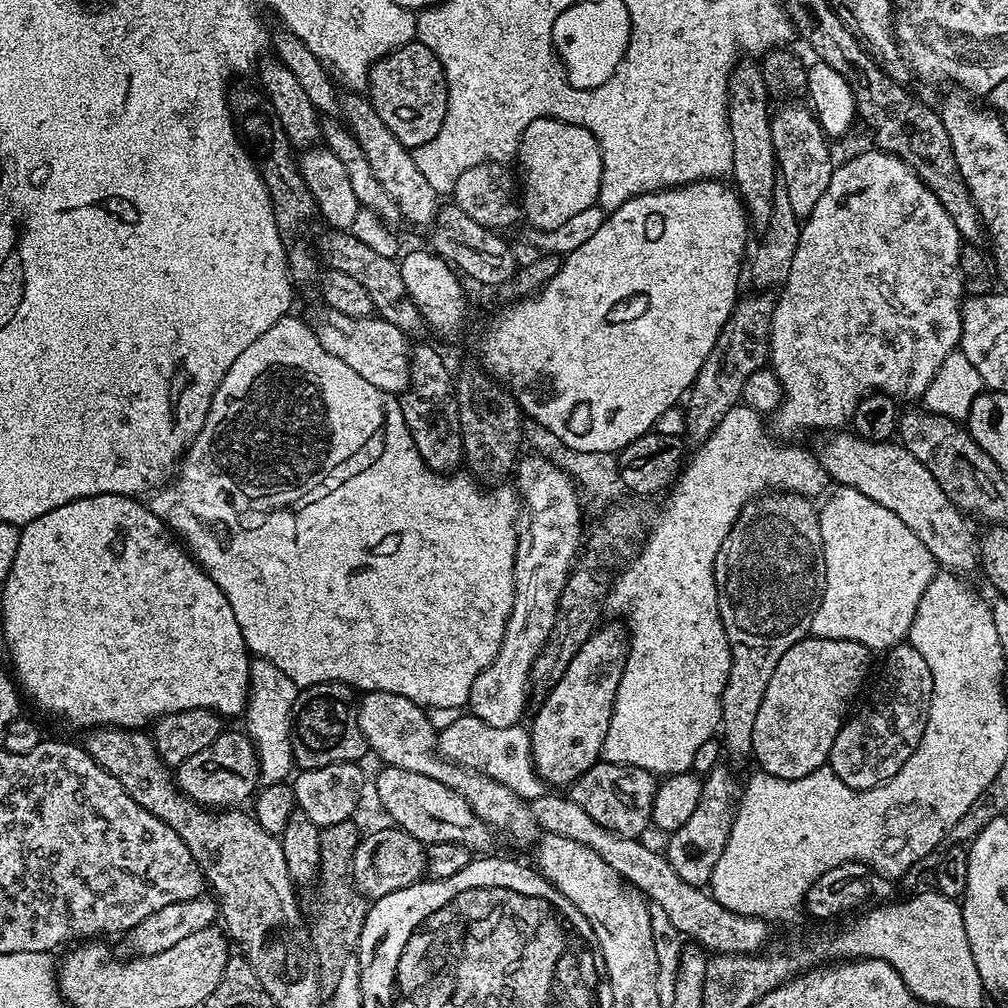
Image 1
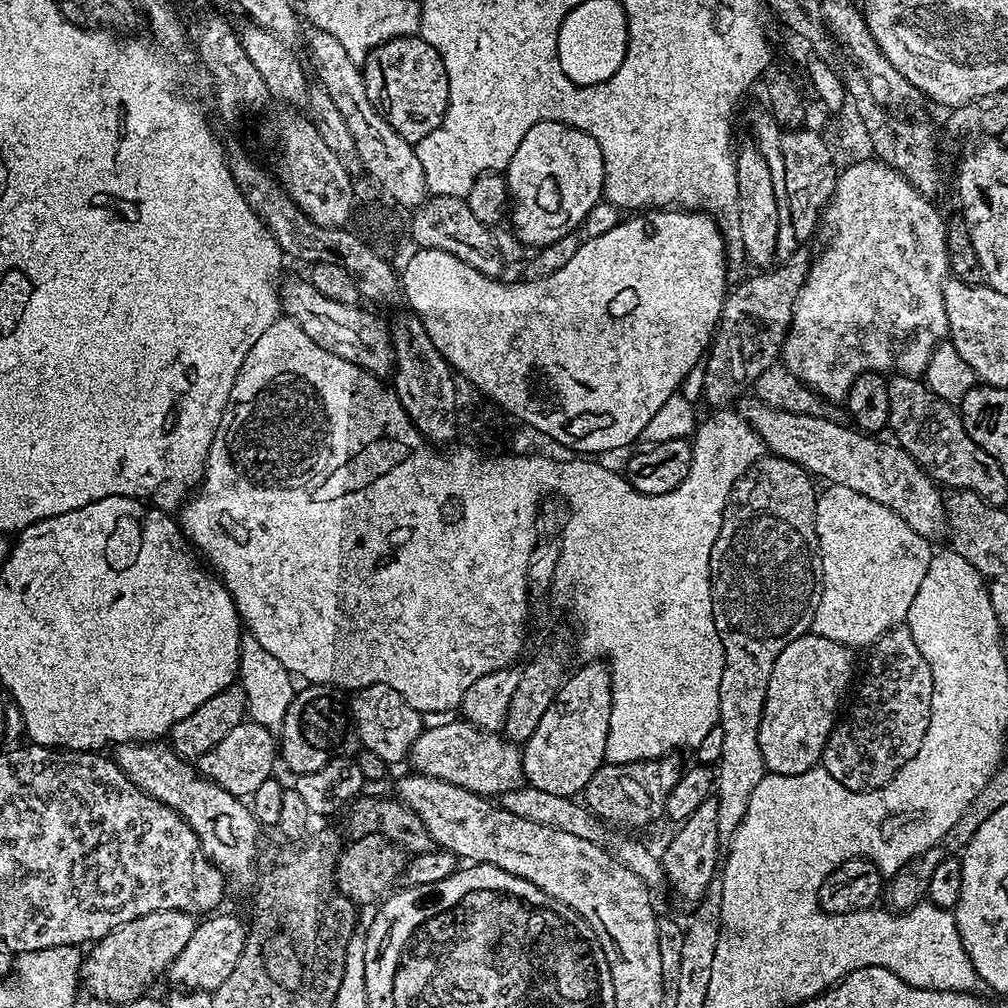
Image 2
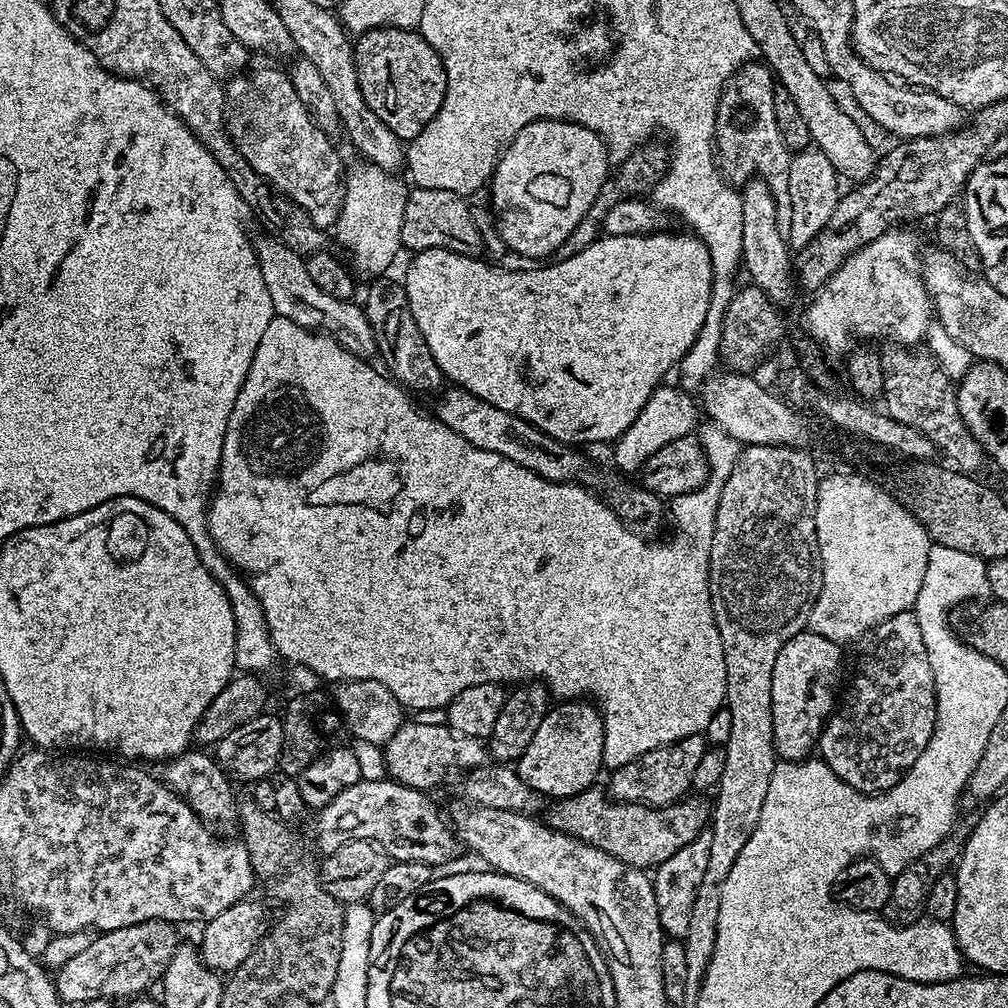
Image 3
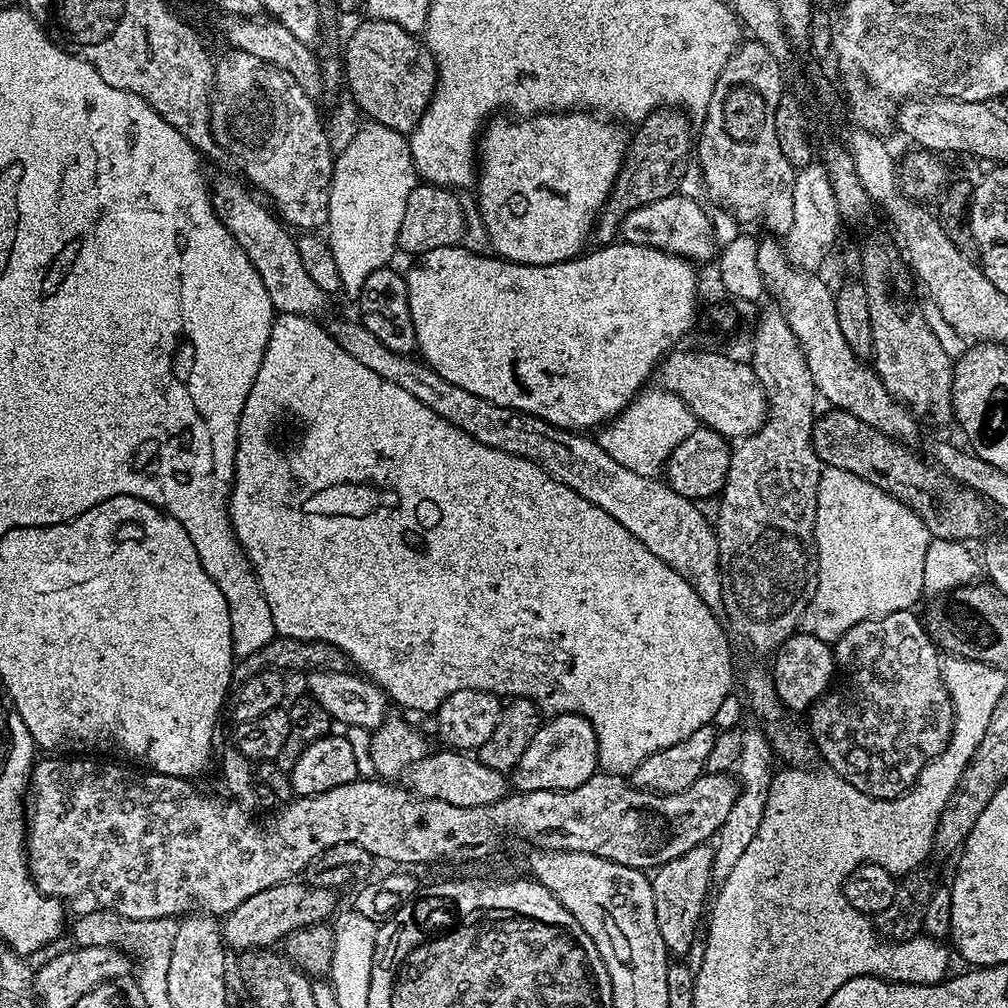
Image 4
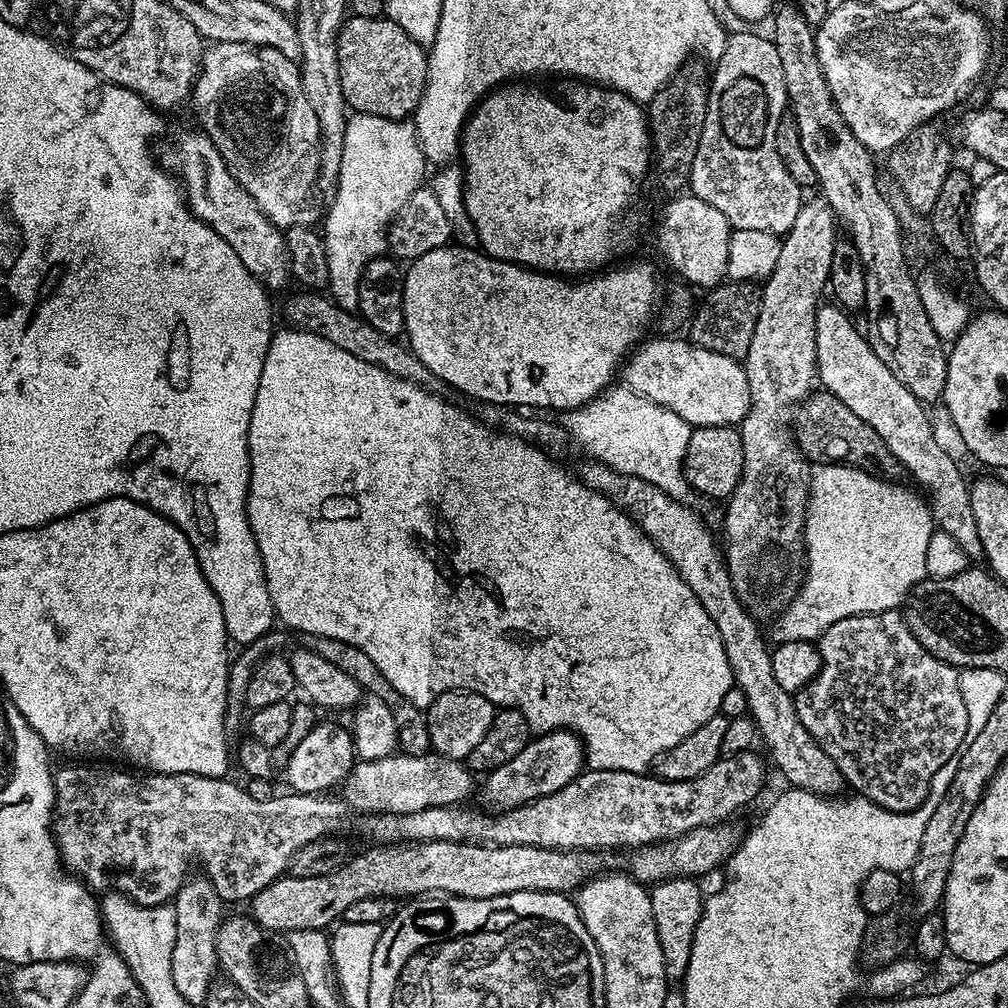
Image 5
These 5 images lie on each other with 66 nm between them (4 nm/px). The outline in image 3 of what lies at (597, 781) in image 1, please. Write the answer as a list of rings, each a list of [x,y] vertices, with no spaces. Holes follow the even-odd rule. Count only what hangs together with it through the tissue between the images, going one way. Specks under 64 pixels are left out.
[[[697,734],[666,746],[658,746],[654,750],[646,750],[646,754],[626,762],[626,766],[611,773],[612,781],[606,784],[607,791],[611,799],[625,804],[648,804],[651,808],[675,804],[692,788],[694,770],[698,770],[698,762],[702,762],[702,754],[706,754],[709,747],[703,735]]]

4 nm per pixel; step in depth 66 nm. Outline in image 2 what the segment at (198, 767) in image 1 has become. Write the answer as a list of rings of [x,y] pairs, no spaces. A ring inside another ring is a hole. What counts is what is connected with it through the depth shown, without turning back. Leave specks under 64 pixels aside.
[[[245,722],[234,726],[214,750],[206,750],[198,761],[200,773],[210,778],[222,790],[230,790],[230,794],[241,798],[251,798],[254,790],[262,786],[262,782],[273,779],[272,767],[278,764],[278,736],[275,731],[261,724]]]

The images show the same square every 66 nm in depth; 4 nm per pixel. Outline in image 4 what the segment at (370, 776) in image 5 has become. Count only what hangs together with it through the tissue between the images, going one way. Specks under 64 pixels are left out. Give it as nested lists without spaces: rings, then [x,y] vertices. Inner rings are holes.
[[[464,750],[429,751],[406,773],[406,784],[417,796],[450,802],[450,806],[482,806],[504,799],[510,792],[510,780],[505,773],[490,770],[482,762]]]

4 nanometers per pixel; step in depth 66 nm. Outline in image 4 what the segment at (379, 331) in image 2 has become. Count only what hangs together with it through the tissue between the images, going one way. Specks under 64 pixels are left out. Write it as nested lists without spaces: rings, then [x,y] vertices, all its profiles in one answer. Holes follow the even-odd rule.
[[[241,179],[220,180],[217,184],[215,181],[212,206],[226,230],[230,230],[234,242],[242,246],[246,258],[250,258],[251,264],[256,267],[256,279],[262,282],[273,309],[280,314],[289,312],[295,316],[311,317],[316,314],[312,312],[323,306],[326,294],[310,279],[310,274],[306,274],[302,258],[298,255],[297,237],[251,194]]]

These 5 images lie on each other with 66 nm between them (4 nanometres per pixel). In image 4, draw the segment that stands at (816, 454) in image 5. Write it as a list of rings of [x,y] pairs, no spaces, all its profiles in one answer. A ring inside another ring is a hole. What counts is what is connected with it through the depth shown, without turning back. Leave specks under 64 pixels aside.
[[[828,410],[812,425],[812,445],[821,465],[846,470],[914,510],[928,527],[929,537],[973,542],[988,528],[990,505],[979,492],[965,488],[943,468],[915,456],[903,443],[862,422],[862,418],[854,418],[854,414]]]

